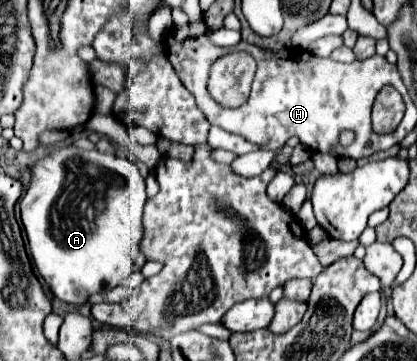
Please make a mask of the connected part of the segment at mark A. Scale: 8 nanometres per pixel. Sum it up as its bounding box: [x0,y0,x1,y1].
[20,145,146,305]

